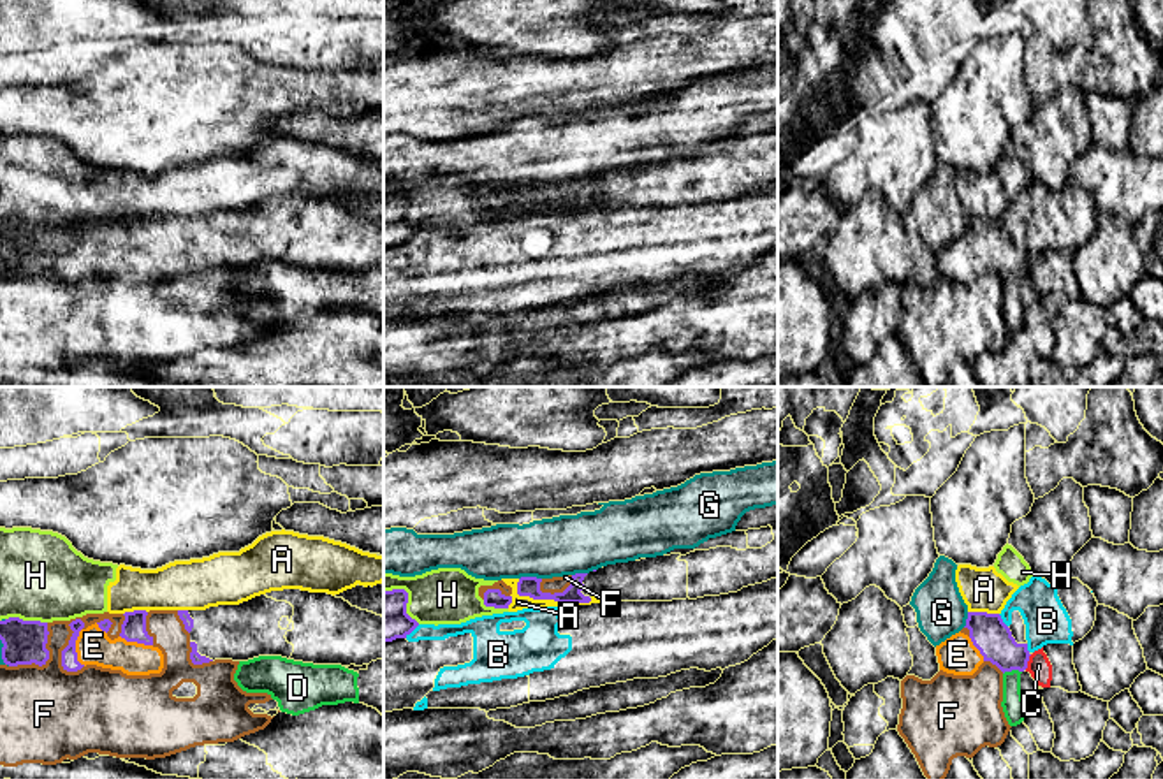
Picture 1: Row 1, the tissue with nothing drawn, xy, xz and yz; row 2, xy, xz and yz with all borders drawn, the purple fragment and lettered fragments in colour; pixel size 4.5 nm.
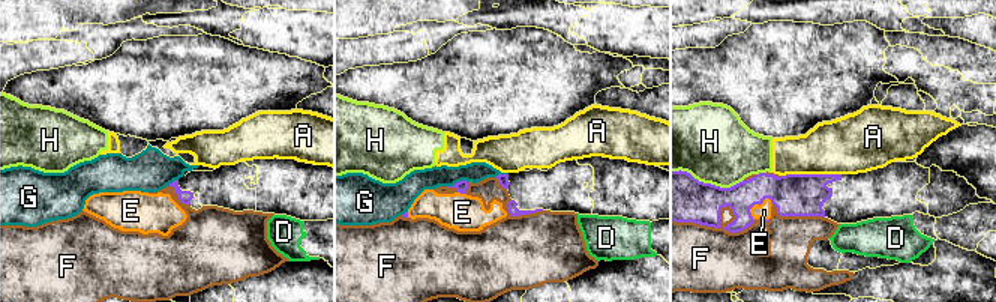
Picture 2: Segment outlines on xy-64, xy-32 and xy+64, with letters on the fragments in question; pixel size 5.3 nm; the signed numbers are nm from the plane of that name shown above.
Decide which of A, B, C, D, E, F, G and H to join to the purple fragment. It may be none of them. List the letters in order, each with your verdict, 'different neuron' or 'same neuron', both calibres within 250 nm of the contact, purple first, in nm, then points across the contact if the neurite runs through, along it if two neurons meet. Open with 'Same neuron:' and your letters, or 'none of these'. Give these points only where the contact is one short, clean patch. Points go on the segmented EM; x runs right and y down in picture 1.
Same neuron: E
A: different neuron; calibres 100 and 60 nm; border xz (516, 582), (519, 595), (533, 598), (592, 600)
B: different neuron; calibres 170 and 200 nm
C: different neuron; calibres 170 and 110 nm; border yz (1031, 655), (1024, 669)
D: different neuron; calibres 170 and 100 nm
E: same neuron; calibres 80 and 160 nm
F: different neuron; calibres 80 and 280 nm
G: different neuron; calibres 100 and 280 nm
H: different neuron; calibres 190 and 400 nm

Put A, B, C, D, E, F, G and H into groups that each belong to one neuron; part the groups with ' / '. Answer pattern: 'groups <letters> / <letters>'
groups A H / B / C D / E / F / G

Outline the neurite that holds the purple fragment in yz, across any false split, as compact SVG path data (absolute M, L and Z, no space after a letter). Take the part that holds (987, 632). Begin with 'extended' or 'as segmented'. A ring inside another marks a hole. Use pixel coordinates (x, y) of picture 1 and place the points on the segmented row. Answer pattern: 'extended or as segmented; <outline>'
extended; M968 612L964 628L969 630L968 635L959 631L936 645L940 670L973 675L984 661L991 661L1003 673L1028 668L1028 644L1015 642L999 614Z

